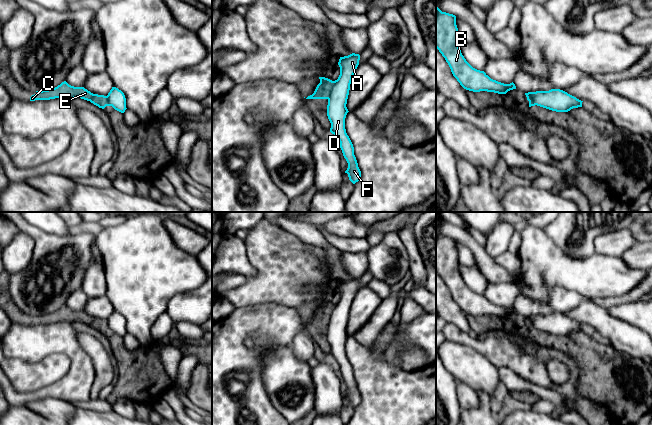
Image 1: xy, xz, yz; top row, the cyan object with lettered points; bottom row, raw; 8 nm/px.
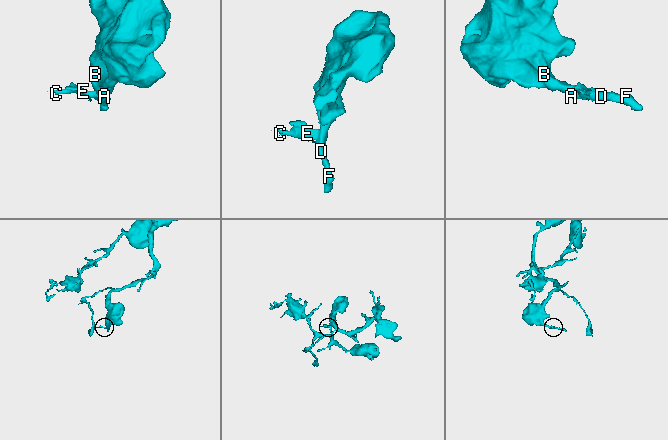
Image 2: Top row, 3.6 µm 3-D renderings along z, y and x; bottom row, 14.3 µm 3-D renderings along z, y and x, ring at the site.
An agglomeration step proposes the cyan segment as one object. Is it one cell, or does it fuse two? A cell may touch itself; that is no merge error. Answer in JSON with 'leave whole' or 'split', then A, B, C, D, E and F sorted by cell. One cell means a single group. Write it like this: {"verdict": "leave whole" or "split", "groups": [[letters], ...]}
{"verdict": "split", "groups": [["A", "B", "D", "F"], ["C", "E"]]}

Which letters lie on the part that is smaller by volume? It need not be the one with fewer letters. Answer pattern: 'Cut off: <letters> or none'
Cut off: C, E

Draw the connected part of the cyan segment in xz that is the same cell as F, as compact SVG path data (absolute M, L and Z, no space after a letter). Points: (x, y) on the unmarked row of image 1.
M352 277L348 280L340 281L338 289L340 299L334 305L327 329L327 340L331 347L330 356L334 358L339 366L343 380L348 387L345 397L348 398L349 404L355 408L361 402L361 395L358 391L354 379L354 371L346 357L345 342L349 336L346 328L350 314L352 301L359 289L360 279Z

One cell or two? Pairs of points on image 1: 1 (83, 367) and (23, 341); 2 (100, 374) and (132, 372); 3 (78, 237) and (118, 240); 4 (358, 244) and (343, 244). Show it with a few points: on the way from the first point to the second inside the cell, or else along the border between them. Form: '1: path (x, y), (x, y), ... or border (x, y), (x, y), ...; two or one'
1: path (71, 351), (61, 341), (39, 341); one
2: border (115, 378), (113, 383); two
3: border (96, 235), (93, 240); two
4: path (354, 244), (347, 244); one

